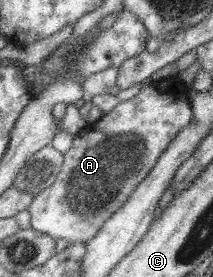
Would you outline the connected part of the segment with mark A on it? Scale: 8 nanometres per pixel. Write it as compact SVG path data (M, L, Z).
M170 75L149 86L140 88L138 93L128 100L120 101L108 113L98 120L87 124L73 137L70 147L63 153L63 161L56 179L45 190L33 195L26 208L29 212L30 229L52 238L65 238L72 242L90 240L102 226L124 204L130 192L144 180L158 156L170 144L170 140L188 124L192 124L192 111L187 98L187 87L178 78Z

